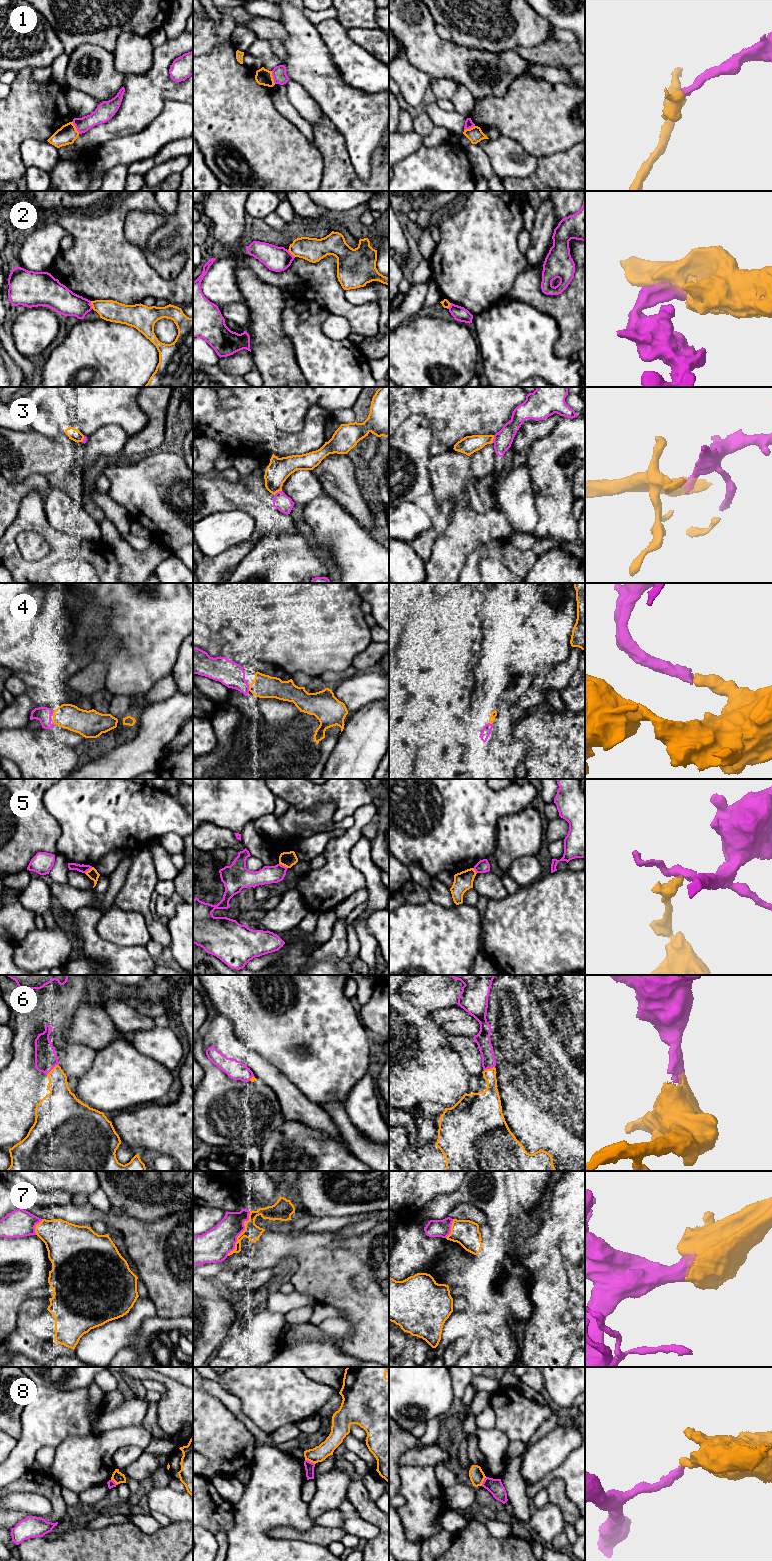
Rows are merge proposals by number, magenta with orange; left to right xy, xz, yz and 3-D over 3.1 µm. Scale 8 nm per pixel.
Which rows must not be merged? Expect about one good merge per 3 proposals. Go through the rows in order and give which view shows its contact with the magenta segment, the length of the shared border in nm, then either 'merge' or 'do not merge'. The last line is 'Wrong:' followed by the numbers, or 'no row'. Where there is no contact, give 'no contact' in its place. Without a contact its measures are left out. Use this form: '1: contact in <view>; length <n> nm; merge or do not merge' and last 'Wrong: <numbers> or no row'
1: contact in xz; length 110 nm; do not merge
2: contact in xy; length 70 nm; do not merge
3: contact in yz; length 70 nm; do not merge
4: contact in xz; length 50 nm; merge
5: contact in xz; length 80 nm; do not merge
6: contact in xy; length 130 nm; merge
7: contact in xz; length 400 nm; merge
8: contact in xz; length 90 nm; do not merge
Wrong: 1, 2, 3, 5, 8

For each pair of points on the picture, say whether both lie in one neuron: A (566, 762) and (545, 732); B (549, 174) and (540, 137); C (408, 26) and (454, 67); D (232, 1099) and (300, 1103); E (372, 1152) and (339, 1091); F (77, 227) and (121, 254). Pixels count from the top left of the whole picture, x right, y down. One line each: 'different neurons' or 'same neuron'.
A: same neuron
B: different neurons
C: same neuron
D: different neurons
E: different neurons
F: same neuron

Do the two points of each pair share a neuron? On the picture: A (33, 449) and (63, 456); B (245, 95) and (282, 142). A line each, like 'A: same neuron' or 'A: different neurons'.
A: same neuron
B: same neuron

